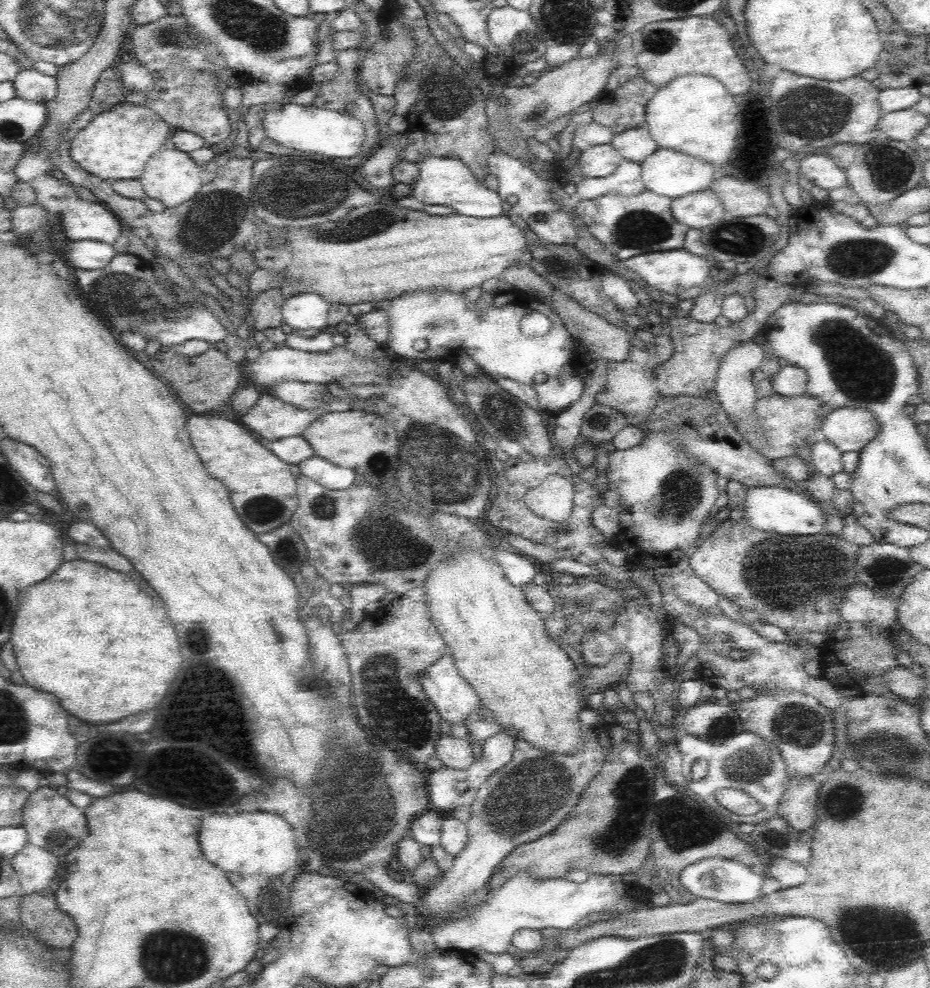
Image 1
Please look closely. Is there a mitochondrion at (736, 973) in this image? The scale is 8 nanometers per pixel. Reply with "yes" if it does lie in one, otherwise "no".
no

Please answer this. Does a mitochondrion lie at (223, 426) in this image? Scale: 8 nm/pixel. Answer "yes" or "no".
no

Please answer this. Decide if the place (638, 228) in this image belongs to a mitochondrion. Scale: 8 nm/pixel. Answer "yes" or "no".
yes

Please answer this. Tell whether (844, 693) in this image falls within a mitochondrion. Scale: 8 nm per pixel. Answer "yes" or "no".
no

